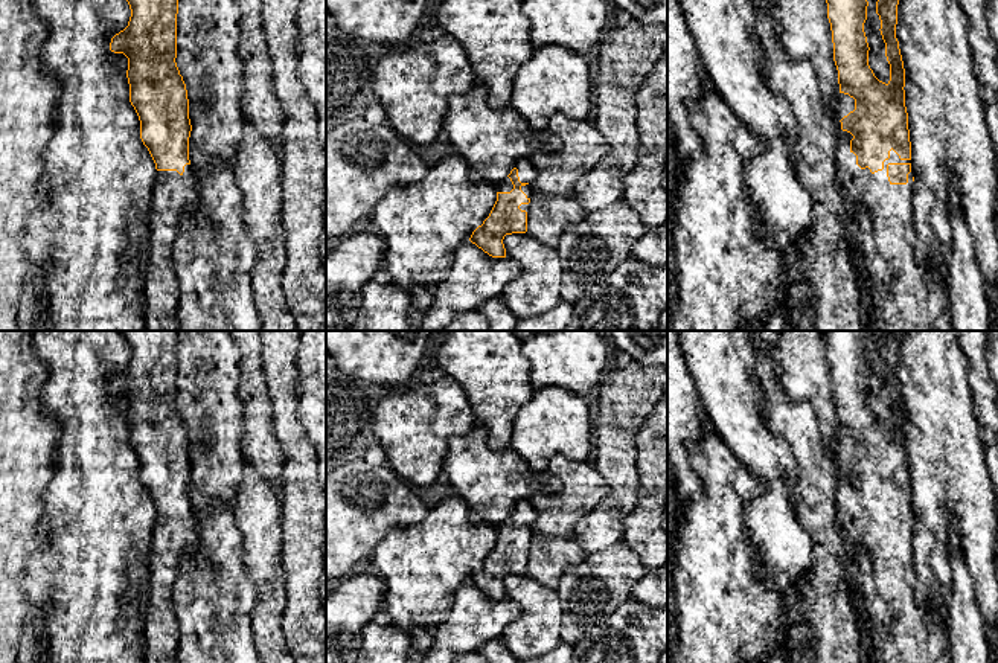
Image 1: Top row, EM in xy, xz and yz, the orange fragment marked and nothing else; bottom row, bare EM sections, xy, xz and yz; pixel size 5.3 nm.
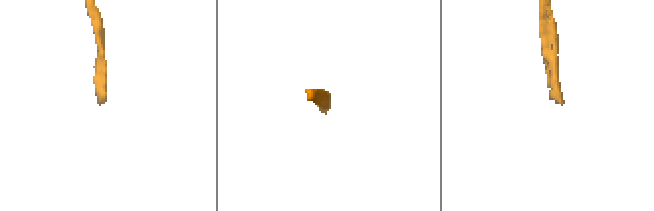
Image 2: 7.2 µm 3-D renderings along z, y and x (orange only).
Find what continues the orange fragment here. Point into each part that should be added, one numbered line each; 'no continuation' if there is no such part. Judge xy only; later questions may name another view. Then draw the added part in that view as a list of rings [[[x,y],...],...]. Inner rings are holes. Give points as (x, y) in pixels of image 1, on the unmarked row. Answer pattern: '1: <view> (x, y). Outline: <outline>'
1: xy (174, 537). Outline: [[[190,506],[181,517],[177,512],[155,512],[145,608],[145,663],[178,663],[180,626],[174,613],[174,590],[181,561],[198,544],[198,521]]]

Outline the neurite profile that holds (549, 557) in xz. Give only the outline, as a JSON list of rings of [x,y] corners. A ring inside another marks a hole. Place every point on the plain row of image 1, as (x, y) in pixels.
[[[533,533],[527,550],[527,576],[555,590],[565,570],[585,559],[587,553],[571,538]]]

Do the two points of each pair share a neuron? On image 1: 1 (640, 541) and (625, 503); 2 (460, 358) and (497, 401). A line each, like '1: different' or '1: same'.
1: different
2: same

